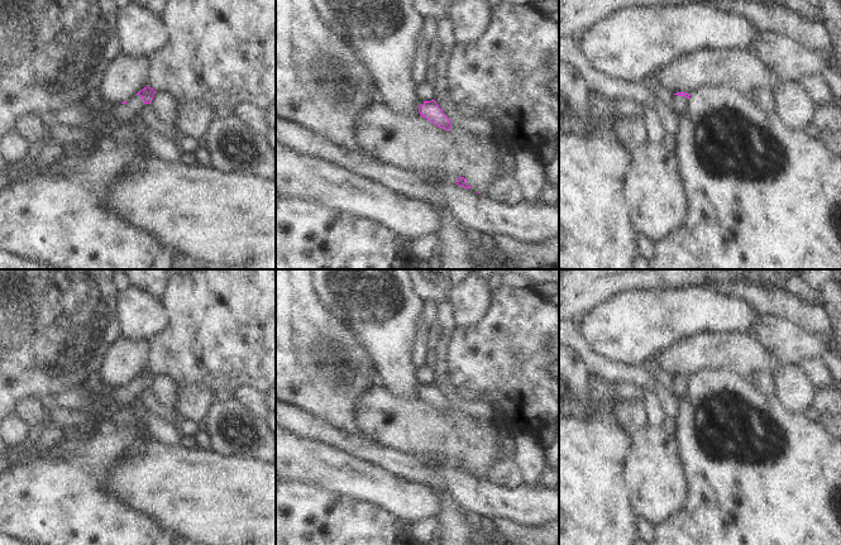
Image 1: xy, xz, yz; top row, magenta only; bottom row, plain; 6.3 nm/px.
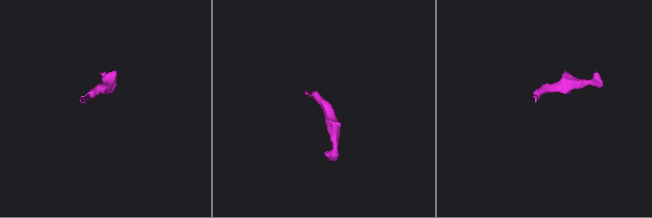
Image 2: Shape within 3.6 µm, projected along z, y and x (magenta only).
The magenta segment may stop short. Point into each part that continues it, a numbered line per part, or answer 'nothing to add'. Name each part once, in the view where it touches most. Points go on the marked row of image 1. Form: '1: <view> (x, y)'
1: yz (679, 103)

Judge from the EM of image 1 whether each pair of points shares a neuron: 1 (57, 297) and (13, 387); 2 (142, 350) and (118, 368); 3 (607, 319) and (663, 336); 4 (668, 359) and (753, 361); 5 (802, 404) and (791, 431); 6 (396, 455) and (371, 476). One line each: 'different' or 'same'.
1: same
2: same
3: same
4: same
5: different
6: different

